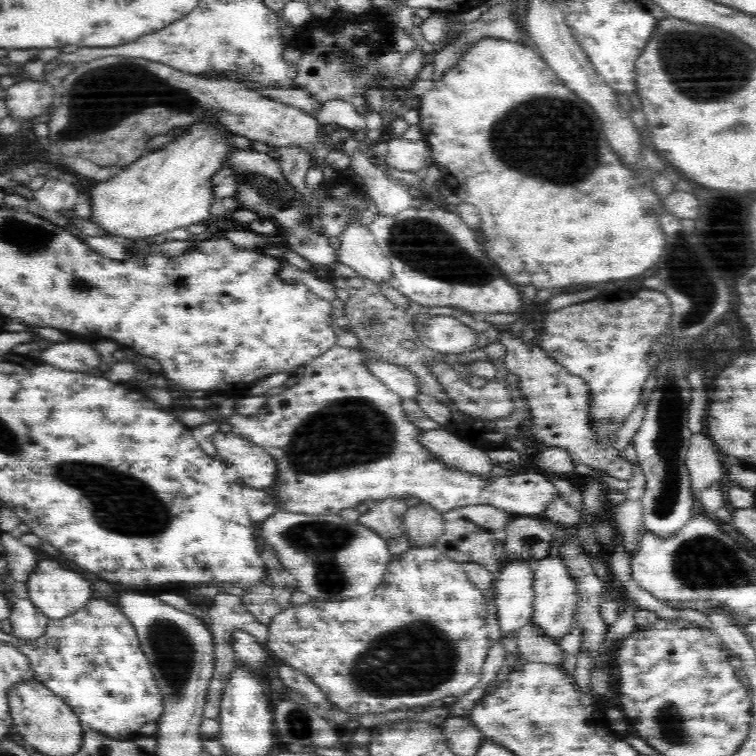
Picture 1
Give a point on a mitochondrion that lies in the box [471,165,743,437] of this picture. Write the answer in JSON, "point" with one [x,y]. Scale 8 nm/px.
{"point":[700,301]}

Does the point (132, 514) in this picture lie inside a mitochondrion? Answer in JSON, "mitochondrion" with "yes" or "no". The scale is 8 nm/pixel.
{"mitochondrion":"yes"}

